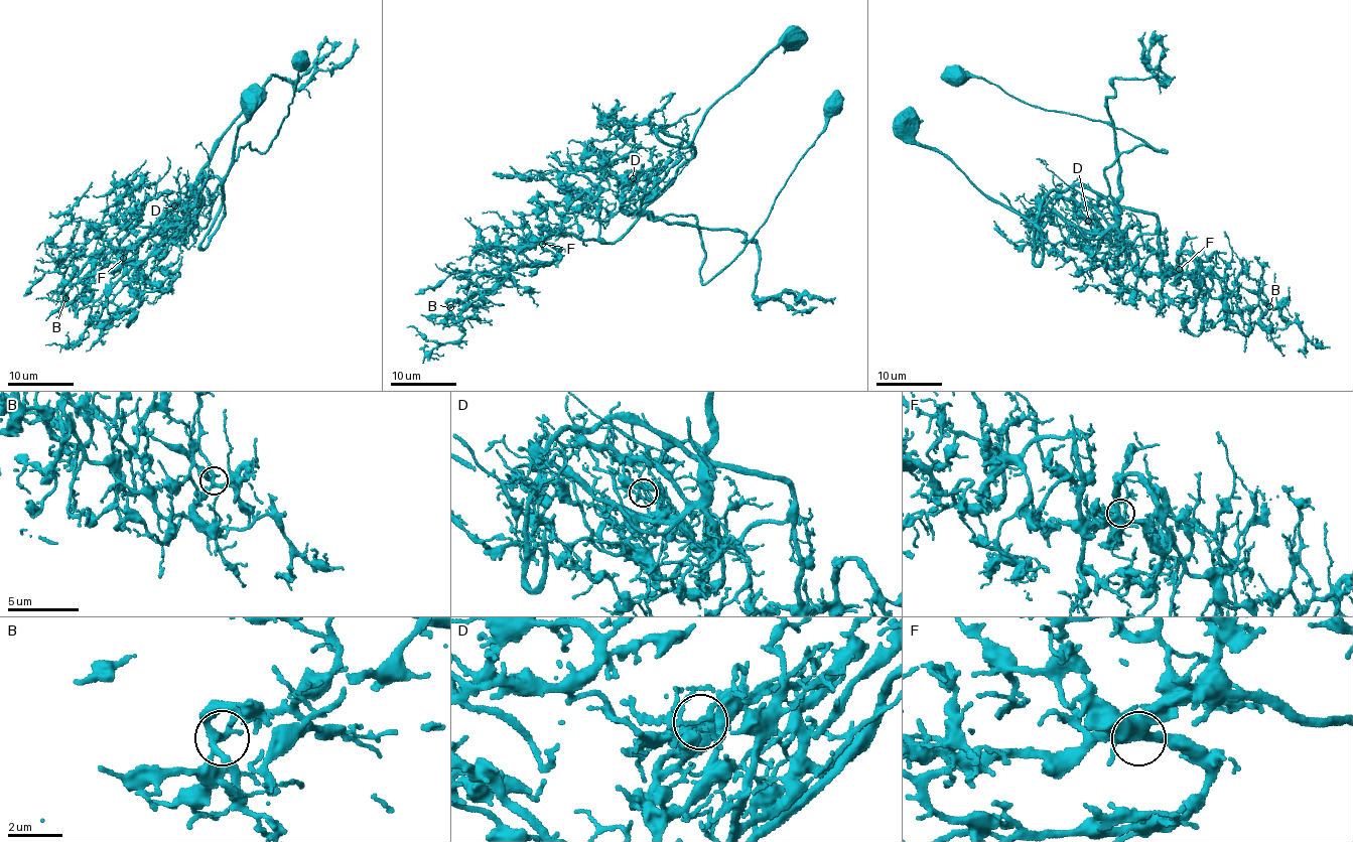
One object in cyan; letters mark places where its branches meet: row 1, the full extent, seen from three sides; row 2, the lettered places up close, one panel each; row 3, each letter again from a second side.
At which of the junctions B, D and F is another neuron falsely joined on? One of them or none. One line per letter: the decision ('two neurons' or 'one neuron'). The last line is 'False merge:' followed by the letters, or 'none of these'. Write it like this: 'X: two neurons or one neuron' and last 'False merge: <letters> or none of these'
B: one neuron
D: two neurons
F: one neuron
False merge: D

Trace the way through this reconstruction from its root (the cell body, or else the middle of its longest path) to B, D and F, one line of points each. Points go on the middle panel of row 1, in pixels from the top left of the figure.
B: (791, 38), (710, 108), (691, 160), (617, 239), (549, 233), (554, 260), (483, 275), (450, 307)
D: (791, 38), (710, 108), (689, 144), (695, 149), (691, 160), (674, 175), (664, 182), (647, 170), (633, 177)
F: (791, 38), (710, 108), (689, 144), (695, 149), (691, 160), (628, 231), (613, 243), (549, 233), (542, 244)

